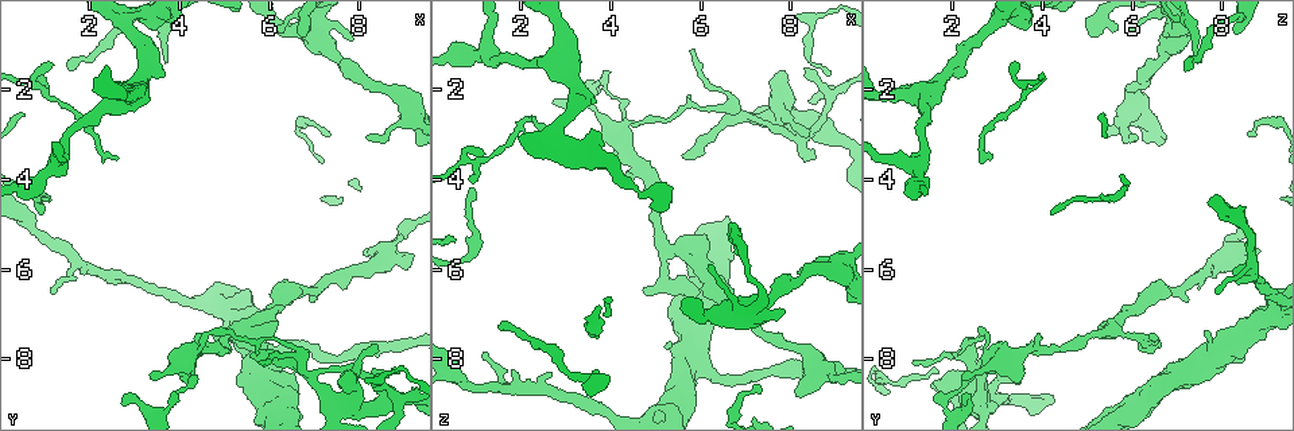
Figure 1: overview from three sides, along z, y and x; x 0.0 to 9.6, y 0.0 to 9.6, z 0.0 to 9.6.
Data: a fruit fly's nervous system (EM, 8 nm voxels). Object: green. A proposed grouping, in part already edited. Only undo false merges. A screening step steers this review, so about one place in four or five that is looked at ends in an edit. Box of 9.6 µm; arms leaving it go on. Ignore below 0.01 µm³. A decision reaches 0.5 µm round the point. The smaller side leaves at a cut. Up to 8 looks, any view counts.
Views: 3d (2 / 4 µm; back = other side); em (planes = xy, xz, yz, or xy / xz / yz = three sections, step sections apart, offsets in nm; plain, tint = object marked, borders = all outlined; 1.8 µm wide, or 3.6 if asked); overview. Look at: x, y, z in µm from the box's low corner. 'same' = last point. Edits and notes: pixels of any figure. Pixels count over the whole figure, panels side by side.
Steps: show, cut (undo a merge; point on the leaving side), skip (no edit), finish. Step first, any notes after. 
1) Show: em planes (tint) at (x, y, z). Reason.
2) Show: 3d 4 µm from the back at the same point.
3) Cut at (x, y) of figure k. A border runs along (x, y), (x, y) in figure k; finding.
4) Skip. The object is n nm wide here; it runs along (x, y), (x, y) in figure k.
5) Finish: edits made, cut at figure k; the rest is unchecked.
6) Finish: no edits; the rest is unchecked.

Show: em 3.6 µm planes (tint) at (6.90, 0.70, 7.00). Sharp bend.

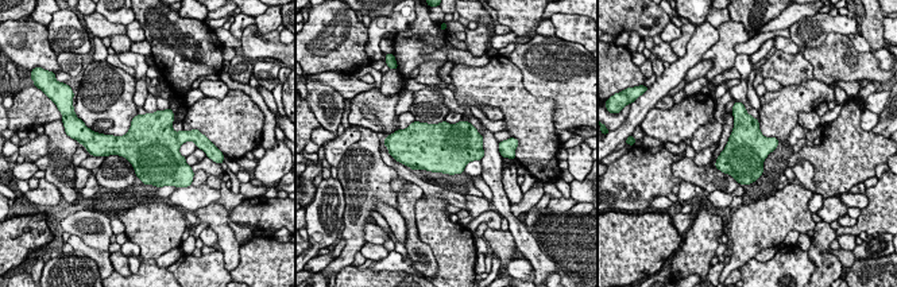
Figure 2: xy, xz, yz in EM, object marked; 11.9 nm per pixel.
Skip. The object is 500 nm wide here; continuous, no second neuron.

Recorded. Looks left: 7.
Show: em planes (plain) at (8.65, 8.90, 2.90). Four or more arms meet.

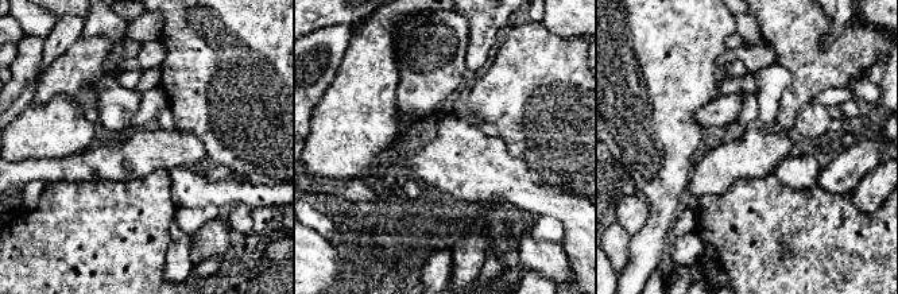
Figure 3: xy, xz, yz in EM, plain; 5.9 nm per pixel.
Show: em planes (borders) at the same point.

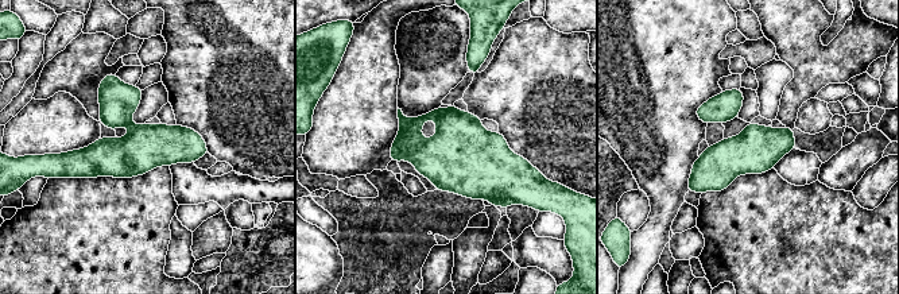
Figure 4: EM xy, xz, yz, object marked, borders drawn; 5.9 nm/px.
Skip. It runs along (204, 150), (65, 159) in figure 4; continuous, no second neuron.

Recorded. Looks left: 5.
Show: 3d 2 µm at (6.65, 8.20, 2.45). Abrupt turn.

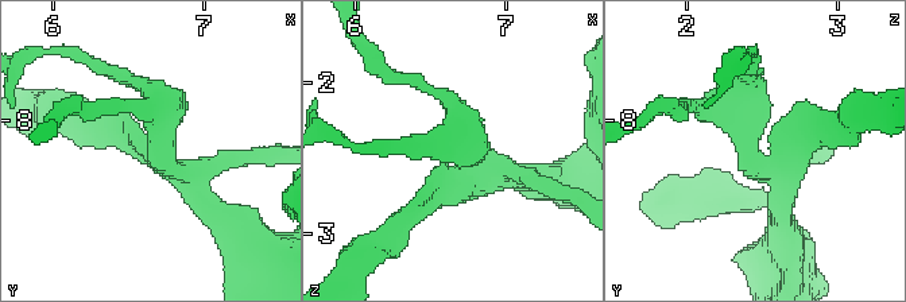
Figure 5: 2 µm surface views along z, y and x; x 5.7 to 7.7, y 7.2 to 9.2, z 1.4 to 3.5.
Show: em xz step 16 (tint) at (6.70, 8.18, 2.42).

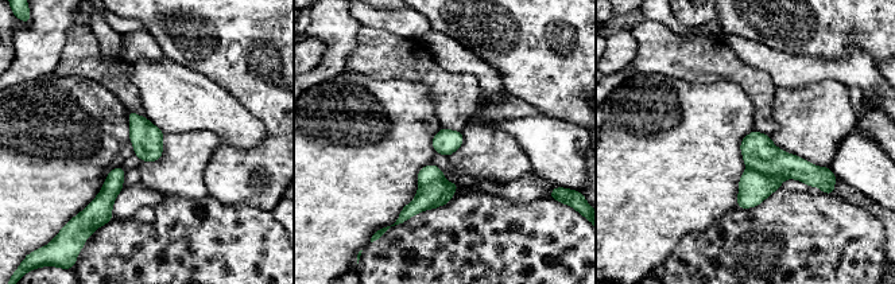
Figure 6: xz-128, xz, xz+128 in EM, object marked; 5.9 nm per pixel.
Show: em planes (tint) at the same point. Another direction.

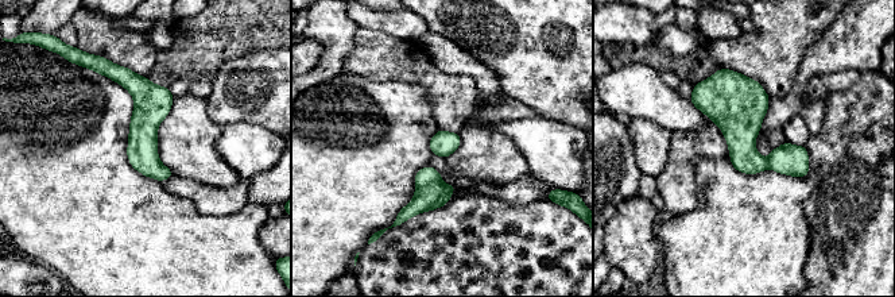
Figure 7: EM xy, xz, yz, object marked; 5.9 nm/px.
Skip. The object is 150 nm wide here; it runs along (112, 70), (144, 97), (161, 177) in figure 7; continuous, no second neuron.

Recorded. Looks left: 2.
Finish: no edits; the rest is unchecked.

